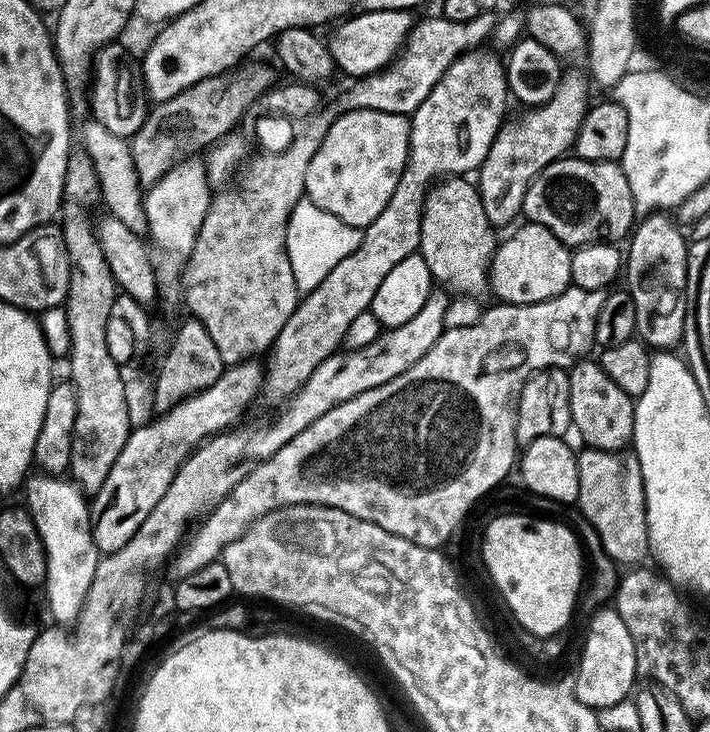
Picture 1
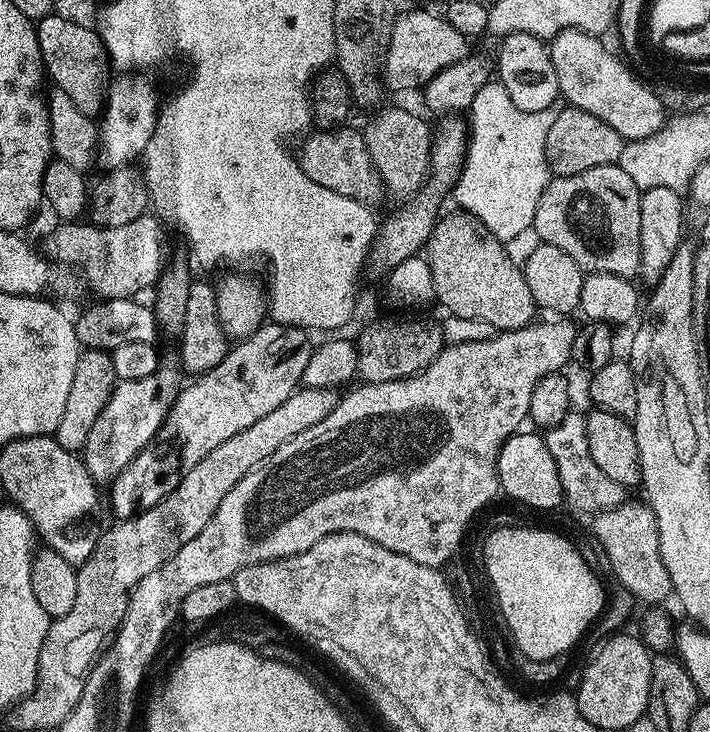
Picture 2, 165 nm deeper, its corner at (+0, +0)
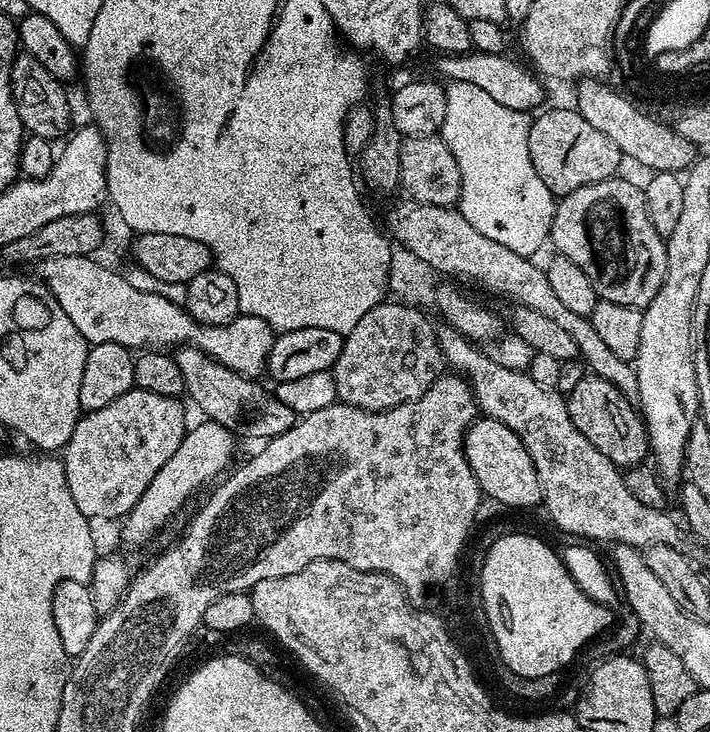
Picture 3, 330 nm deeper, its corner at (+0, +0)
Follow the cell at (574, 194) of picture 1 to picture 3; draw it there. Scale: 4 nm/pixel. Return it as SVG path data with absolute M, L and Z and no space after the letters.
M620 179L587 184L559 197L550 244L582 269L599 299L643 310L662 290L668 246L665 237L654 230L650 214L646 214L641 185Z

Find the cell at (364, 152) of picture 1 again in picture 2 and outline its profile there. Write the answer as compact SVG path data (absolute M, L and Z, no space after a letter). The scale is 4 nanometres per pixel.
M404 108L379 109L377 120L372 120L363 129L364 141L370 150L370 158L378 170L380 179L389 193L399 198L411 198L420 191L430 171L430 150L432 149L432 128Z

